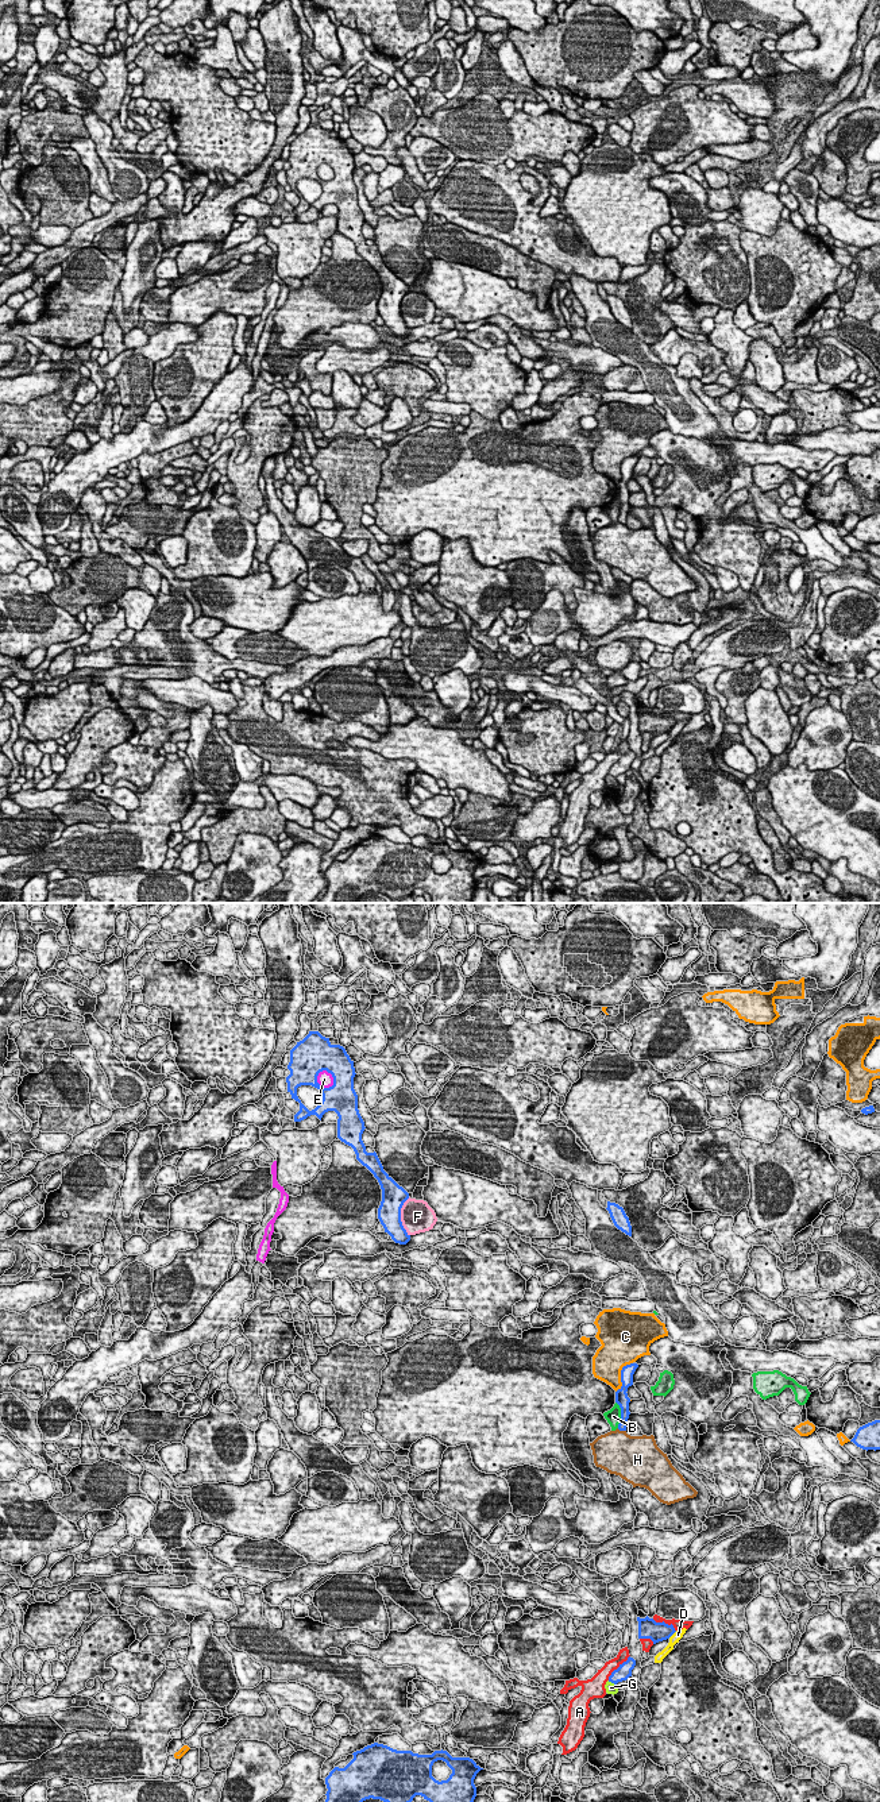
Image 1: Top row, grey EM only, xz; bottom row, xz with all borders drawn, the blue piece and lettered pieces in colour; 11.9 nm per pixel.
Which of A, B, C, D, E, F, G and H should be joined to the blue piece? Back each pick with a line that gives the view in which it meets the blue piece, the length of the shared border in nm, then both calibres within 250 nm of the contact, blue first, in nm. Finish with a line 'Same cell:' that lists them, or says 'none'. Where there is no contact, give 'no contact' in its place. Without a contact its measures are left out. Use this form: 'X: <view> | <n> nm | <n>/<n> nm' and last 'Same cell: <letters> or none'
Same cell: none

